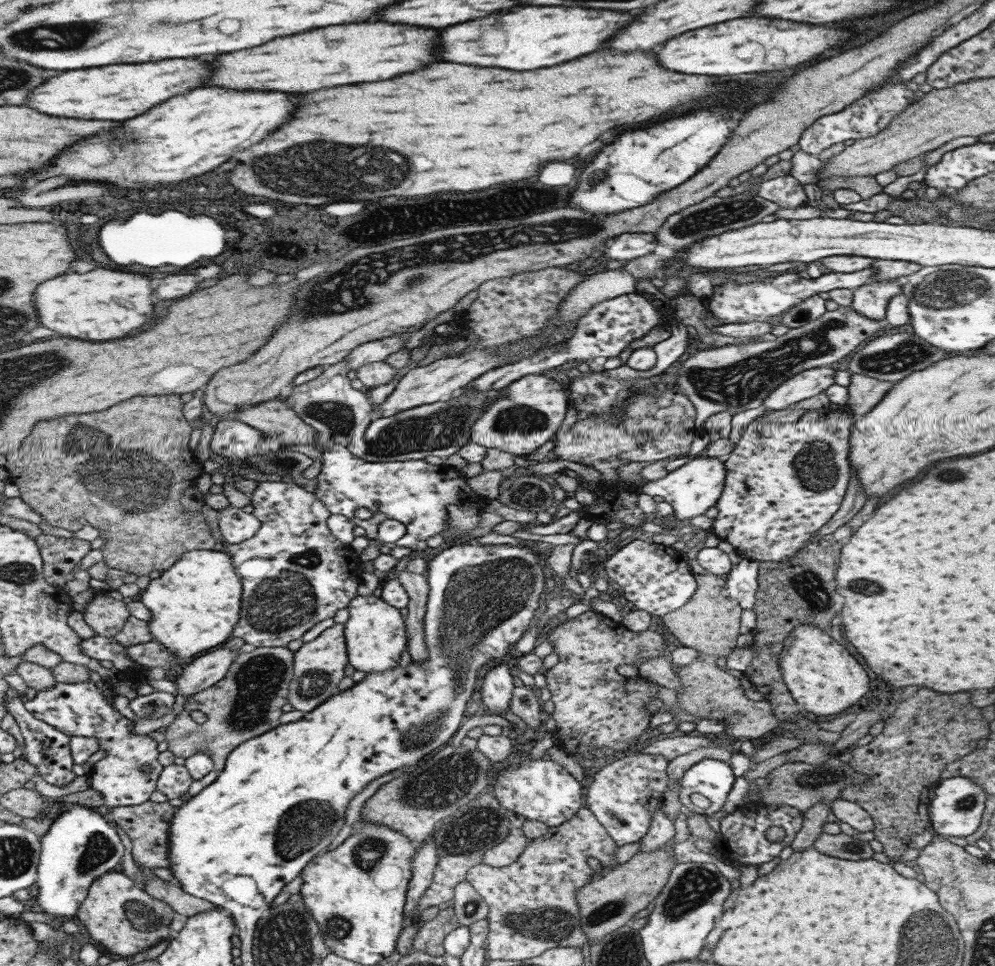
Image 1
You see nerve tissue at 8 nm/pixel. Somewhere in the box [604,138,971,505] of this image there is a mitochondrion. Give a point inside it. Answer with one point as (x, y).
(736, 384)

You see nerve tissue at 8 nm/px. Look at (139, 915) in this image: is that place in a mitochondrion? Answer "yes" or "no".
yes

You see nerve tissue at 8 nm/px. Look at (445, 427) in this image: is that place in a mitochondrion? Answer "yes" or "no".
yes

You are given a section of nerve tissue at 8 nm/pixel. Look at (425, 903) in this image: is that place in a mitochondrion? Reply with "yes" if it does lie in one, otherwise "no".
no

